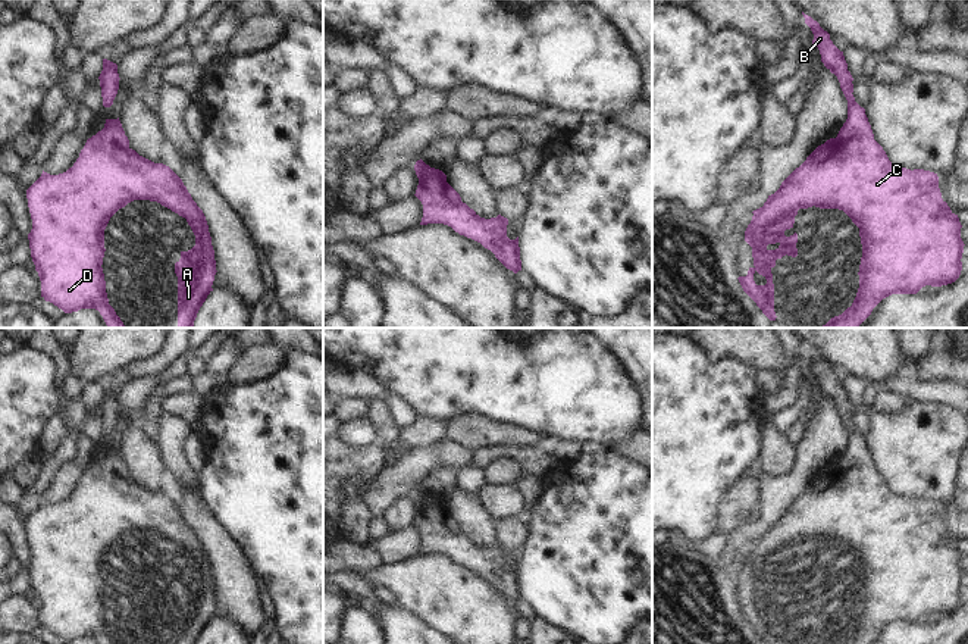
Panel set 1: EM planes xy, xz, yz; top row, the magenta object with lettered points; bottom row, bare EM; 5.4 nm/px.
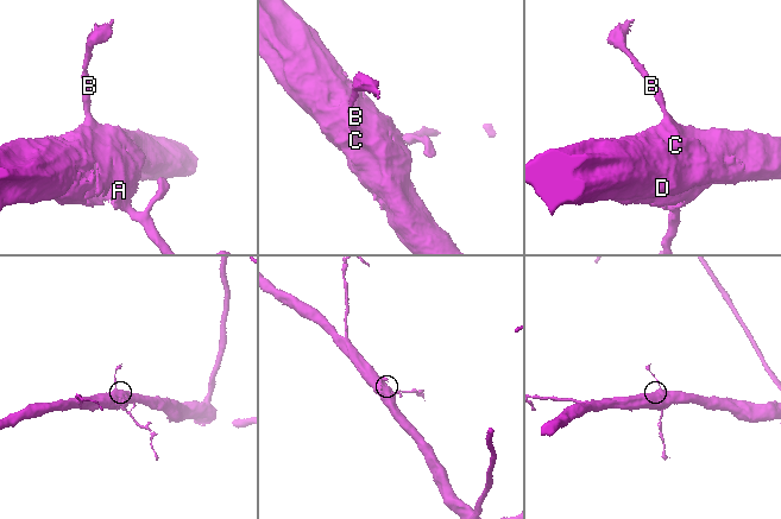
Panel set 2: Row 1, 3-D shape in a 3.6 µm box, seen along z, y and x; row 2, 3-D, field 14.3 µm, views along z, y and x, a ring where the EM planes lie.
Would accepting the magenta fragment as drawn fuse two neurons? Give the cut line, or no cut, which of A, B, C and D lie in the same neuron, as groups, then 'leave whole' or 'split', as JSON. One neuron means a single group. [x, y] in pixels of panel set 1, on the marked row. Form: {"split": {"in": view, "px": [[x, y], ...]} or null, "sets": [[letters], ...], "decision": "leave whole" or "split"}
{"split": null, "sets": [["A", "B", "C", "D"]], "decision": "leave whole"}

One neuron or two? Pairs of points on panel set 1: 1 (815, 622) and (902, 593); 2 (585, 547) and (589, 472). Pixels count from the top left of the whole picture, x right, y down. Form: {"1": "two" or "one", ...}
{"1": "one", "2": "one"}

